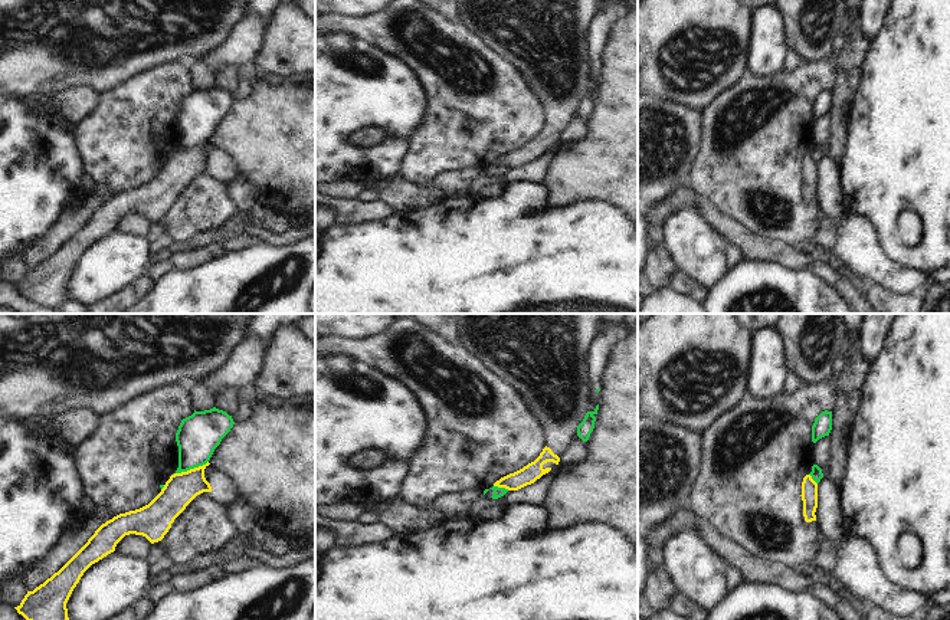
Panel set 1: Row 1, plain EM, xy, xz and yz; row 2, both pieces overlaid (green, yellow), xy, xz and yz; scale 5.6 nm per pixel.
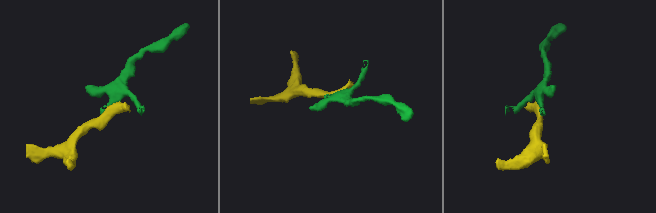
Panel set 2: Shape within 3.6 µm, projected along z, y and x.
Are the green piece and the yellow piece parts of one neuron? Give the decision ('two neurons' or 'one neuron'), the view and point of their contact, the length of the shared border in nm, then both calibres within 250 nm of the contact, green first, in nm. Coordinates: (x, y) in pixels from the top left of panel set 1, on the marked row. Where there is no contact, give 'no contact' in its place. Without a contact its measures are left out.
two neurons; contact xy (190, 468); length 220 nm; calibres 240 and 180 nm

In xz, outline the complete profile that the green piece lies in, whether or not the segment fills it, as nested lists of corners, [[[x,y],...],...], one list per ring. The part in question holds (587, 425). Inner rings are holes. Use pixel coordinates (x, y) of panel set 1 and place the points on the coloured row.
[[[625,314],[622,321],[600,324],[600,332],[596,334],[587,358],[590,410],[586,413],[583,421],[577,426],[577,436],[587,442],[594,429],[596,414],[599,410],[600,387],[603,386],[603,367],[610,355],[612,347],[623,338],[629,327],[638,321],[638,314]]]

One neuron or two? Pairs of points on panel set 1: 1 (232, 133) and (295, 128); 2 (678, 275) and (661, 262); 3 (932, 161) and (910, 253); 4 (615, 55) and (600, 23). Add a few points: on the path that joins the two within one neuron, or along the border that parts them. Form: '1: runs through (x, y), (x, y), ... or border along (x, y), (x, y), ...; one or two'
1: runs through (248, 131), (279, 131); one
2: border along (677, 266), (667, 285); two
3: runs through (932, 186), (932, 233); one
4: border along (622, 15), (612, 25), (603, 45), (599, 71); two

